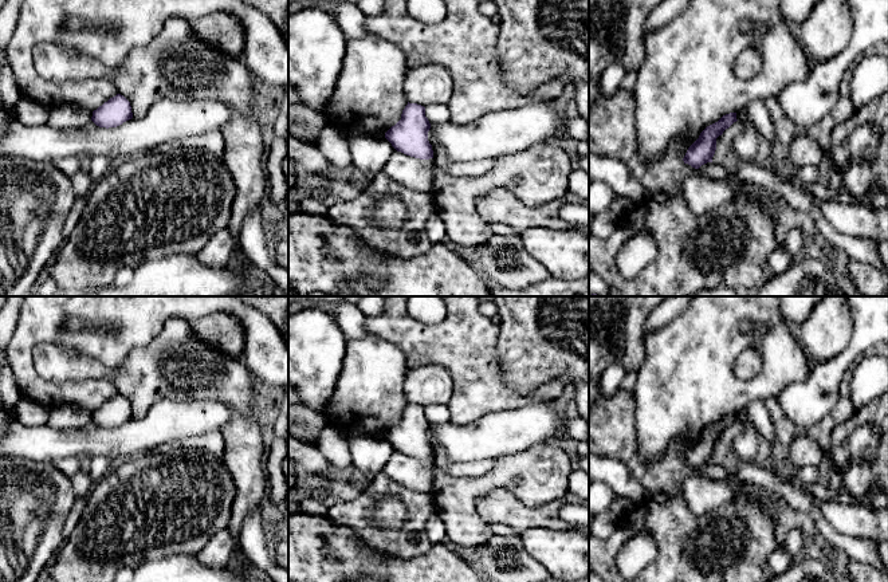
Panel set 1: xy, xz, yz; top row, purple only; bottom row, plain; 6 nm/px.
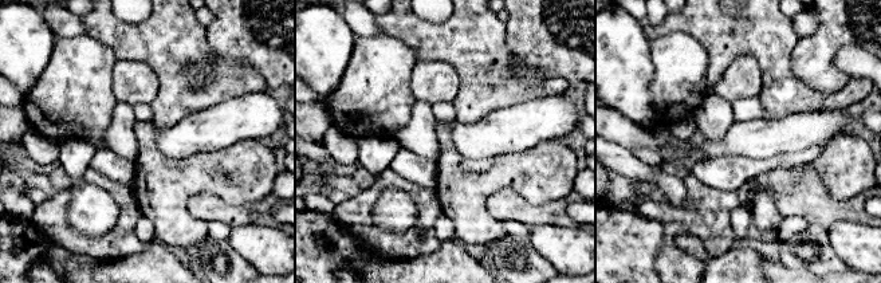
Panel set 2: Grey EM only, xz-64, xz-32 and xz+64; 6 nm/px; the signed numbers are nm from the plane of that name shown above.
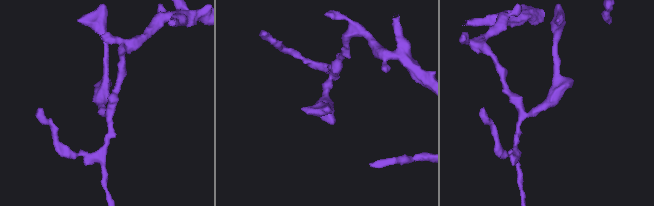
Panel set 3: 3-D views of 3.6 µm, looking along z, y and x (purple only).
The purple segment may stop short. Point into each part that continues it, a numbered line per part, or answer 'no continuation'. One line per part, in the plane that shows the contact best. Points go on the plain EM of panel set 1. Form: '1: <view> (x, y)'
no continuation

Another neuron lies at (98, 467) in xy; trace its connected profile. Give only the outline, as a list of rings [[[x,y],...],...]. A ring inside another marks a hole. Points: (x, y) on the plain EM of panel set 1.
[[[97,456],[85,464],[87,475],[93,484],[97,484],[109,472],[111,461],[111,457]]]

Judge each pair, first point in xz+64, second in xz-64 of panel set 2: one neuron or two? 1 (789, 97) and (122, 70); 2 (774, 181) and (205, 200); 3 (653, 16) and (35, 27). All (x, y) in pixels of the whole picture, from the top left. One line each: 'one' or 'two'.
1: two
2: one
3: two

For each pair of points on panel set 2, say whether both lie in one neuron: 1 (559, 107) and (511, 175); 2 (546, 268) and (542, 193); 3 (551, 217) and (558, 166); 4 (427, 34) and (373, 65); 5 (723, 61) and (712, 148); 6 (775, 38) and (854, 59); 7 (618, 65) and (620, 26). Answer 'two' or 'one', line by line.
1: two
2: two
3: two
4: two
5: two
6: two
7: one

